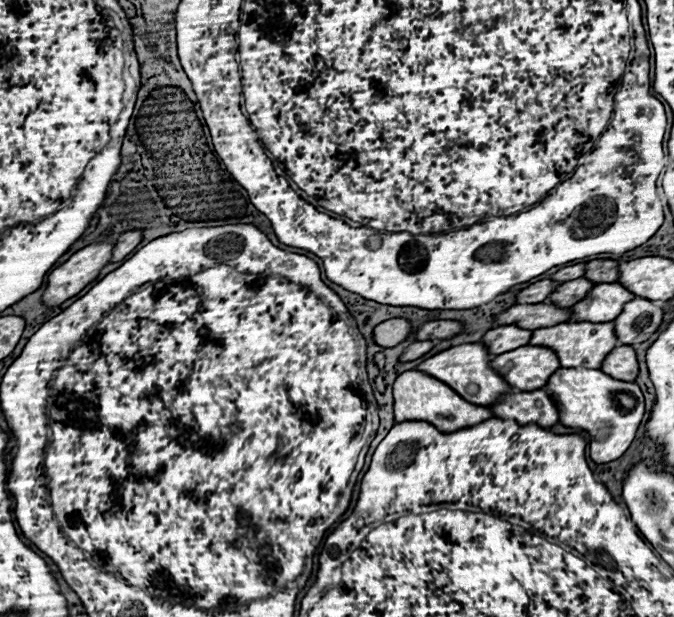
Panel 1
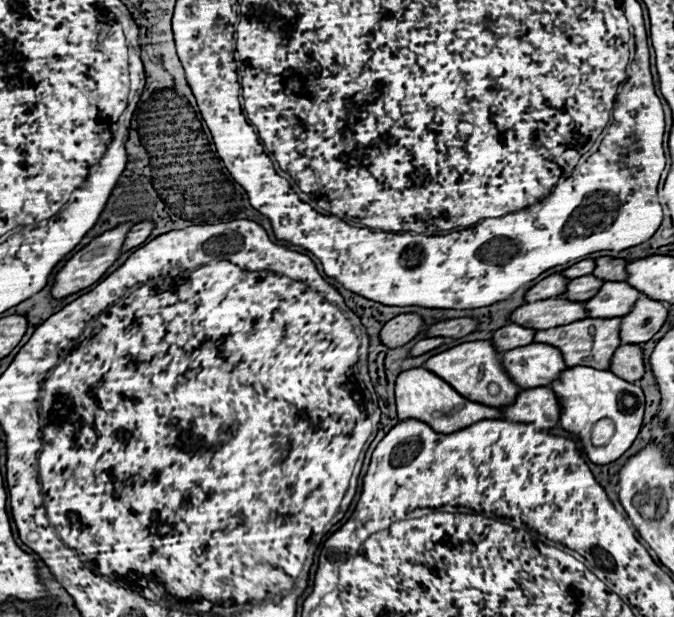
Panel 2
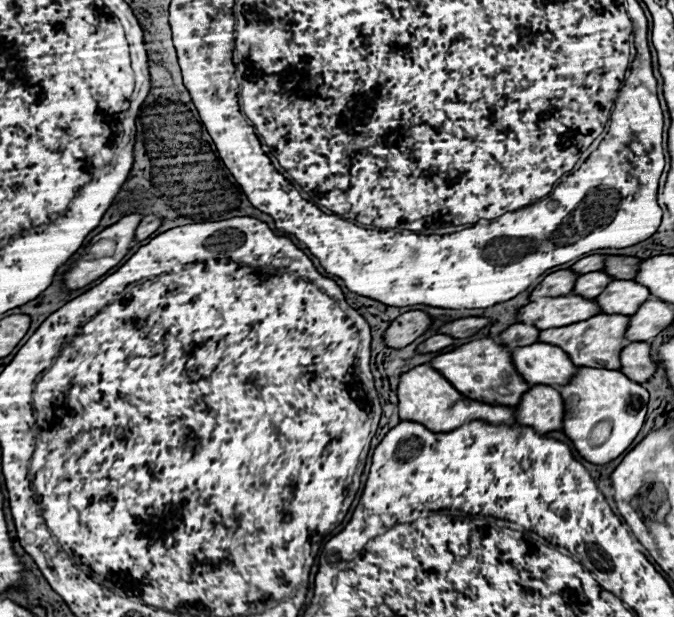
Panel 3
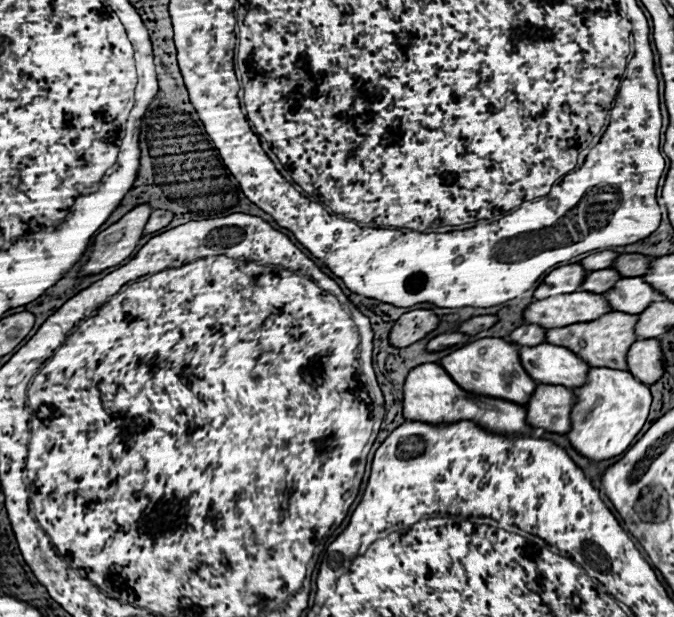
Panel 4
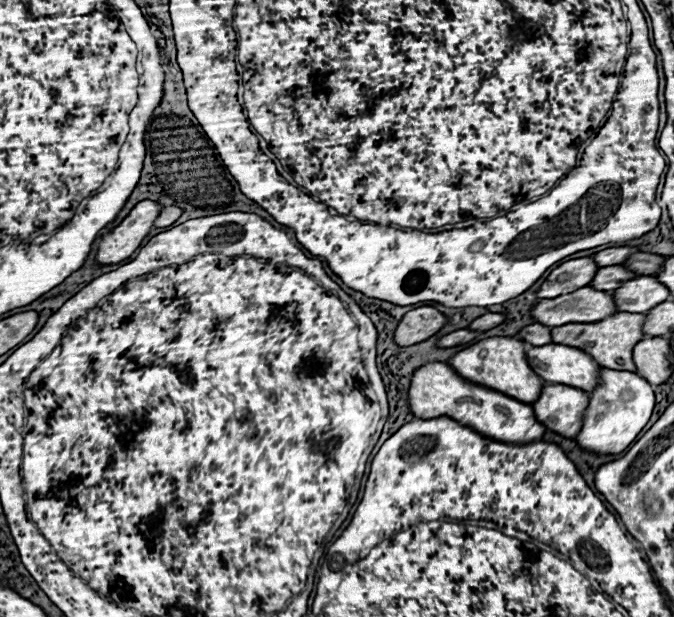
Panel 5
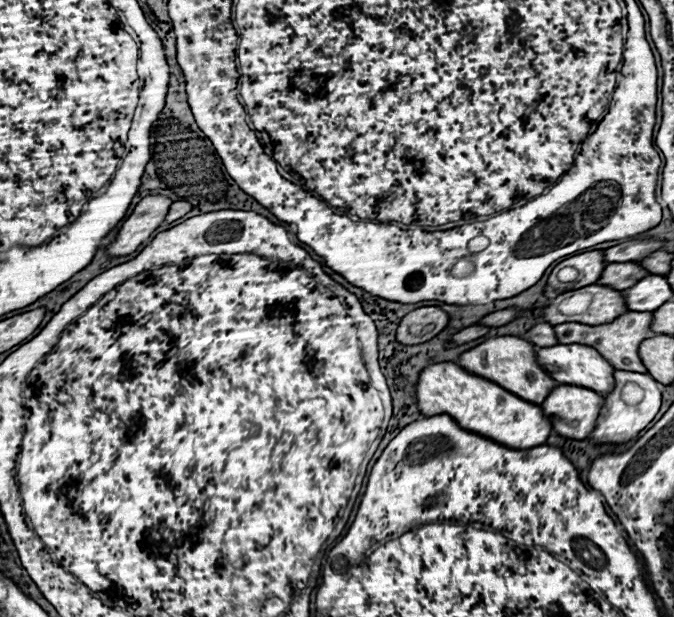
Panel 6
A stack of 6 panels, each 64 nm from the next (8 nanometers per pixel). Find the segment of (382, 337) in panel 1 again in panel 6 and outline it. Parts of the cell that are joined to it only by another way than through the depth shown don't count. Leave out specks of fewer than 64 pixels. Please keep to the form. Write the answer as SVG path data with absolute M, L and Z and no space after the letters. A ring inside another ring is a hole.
M424 306L408 312L396 332L396 340L400 344L422 344L434 338L448 326L448 314L438 306Z

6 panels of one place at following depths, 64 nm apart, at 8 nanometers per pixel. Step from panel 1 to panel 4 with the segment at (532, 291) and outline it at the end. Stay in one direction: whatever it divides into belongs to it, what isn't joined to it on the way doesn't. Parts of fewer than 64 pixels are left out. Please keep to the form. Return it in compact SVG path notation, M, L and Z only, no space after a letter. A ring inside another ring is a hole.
M568 264L562 268L552 270L544 282L536 288L534 292L534 300L538 298L548 298L548 296L556 296L556 294L568 294L568 292L576 292L578 286L582 284L580 280L584 280L588 272L580 266L580 264Z

